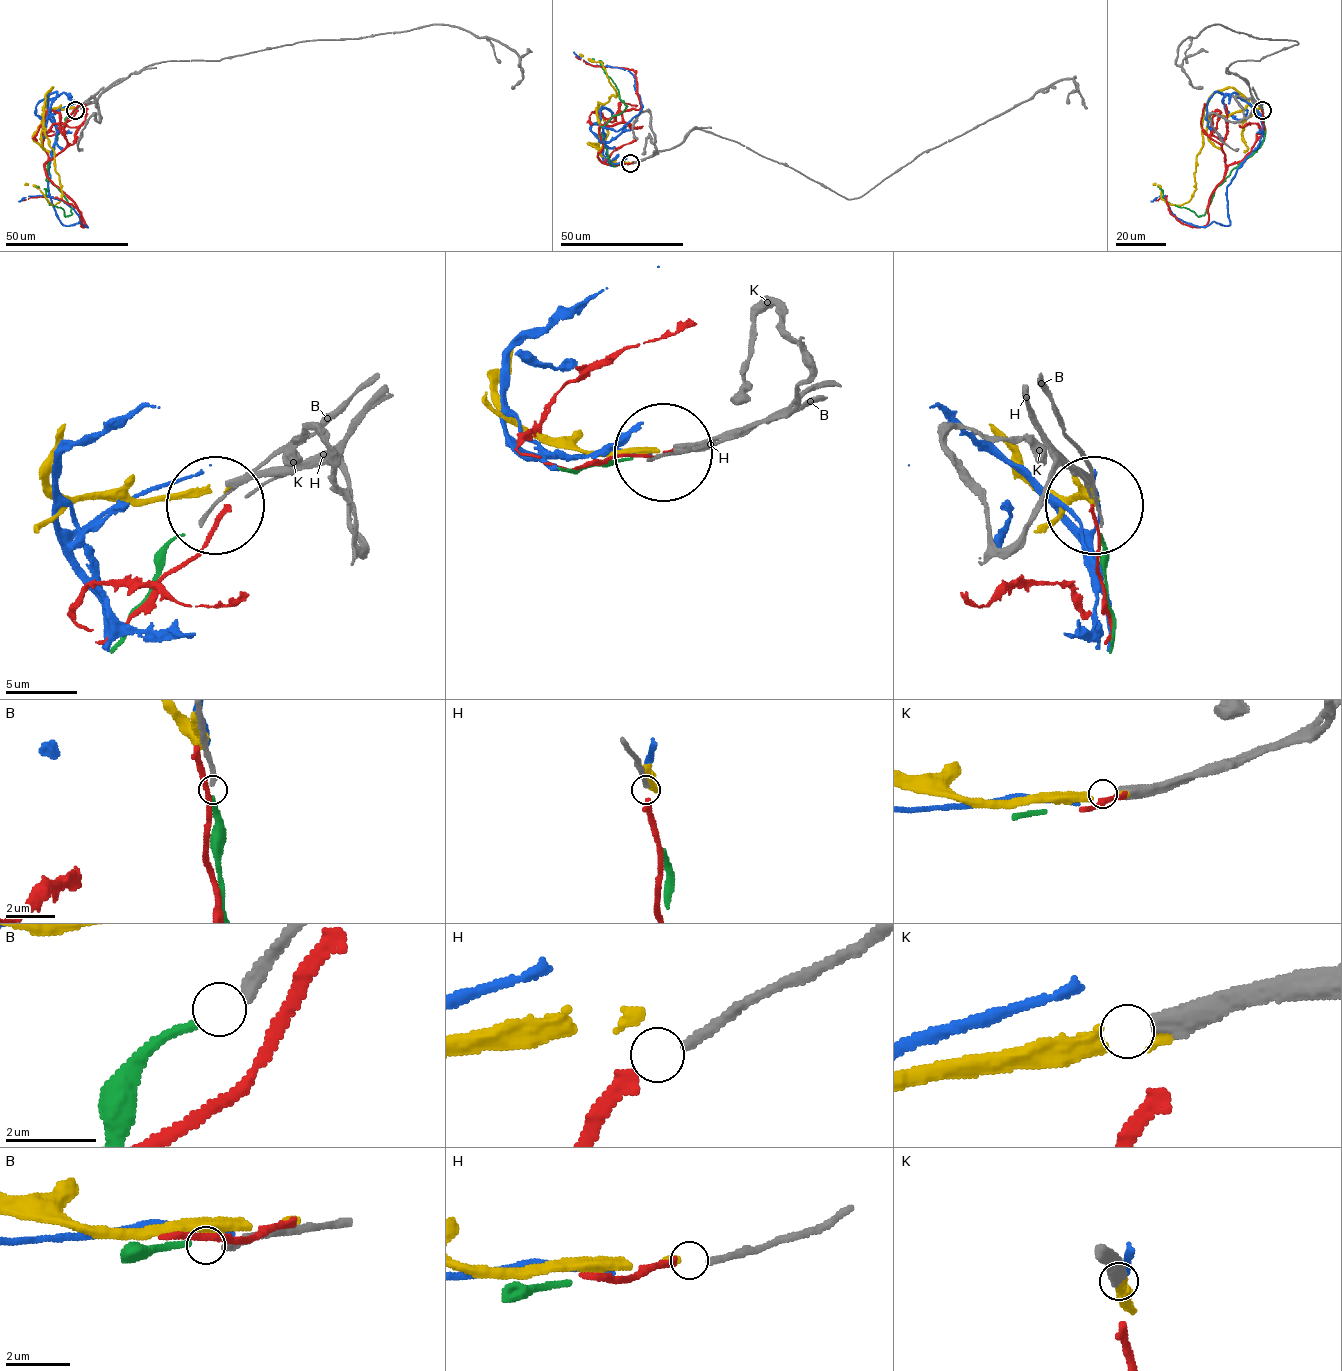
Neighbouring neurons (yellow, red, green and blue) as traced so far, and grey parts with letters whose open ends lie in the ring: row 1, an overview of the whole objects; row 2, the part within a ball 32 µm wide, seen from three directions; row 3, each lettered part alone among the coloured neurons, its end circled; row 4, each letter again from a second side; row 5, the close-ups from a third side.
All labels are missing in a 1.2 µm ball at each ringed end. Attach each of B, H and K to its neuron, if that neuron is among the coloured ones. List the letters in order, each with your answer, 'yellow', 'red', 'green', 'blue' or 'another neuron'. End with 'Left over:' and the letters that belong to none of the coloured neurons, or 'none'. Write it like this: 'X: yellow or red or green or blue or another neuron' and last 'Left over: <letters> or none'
B: green
H: red
K: yellow
Left over: none

